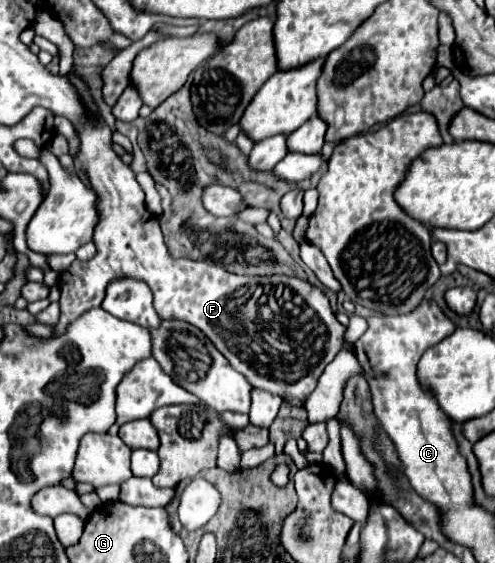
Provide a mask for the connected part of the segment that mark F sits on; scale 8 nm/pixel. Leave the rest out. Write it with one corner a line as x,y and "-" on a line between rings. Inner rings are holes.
73,69
67,73
67,79
79,89
87,117
87,123
75,127
79,137
75,169
83,171
97,191
101,219
95,227
97,255
85,263
73,261
59,277
61,319
51,337
61,337
63,329
67,329
79,315
93,307
101,307
105,287
111,279
143,279
153,291
153,307
161,319
179,319
199,327
227,357
231,367
243,373
253,387
281,395
297,405
305,403
315,389
317,377
343,347
345,327
335,319
327,295
299,277
235,275
213,263
187,257
173,259
163,241
159,221
149,217
145,193
137,183
133,169
125,165
111,147
113,131
103,123
87,83
79,79
-
241,307
247,311
237,313
-
237,317
241,317
241,323

